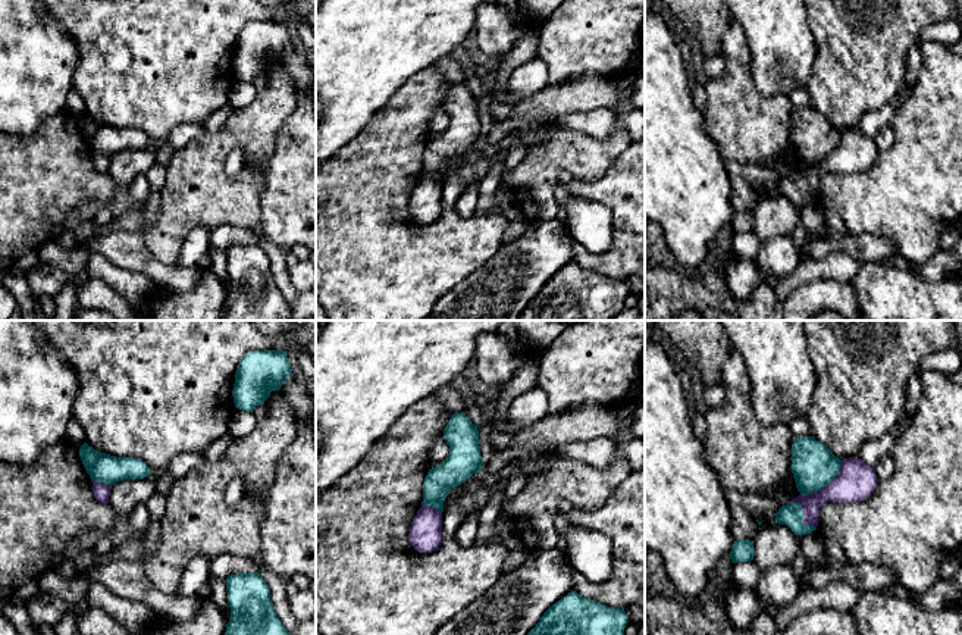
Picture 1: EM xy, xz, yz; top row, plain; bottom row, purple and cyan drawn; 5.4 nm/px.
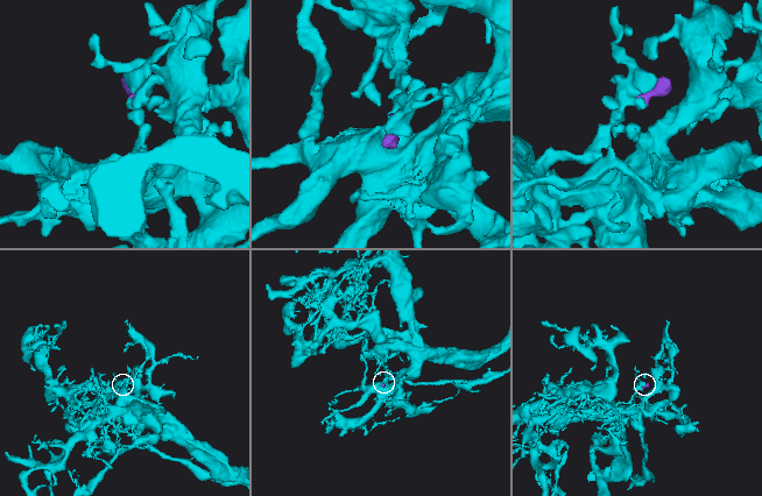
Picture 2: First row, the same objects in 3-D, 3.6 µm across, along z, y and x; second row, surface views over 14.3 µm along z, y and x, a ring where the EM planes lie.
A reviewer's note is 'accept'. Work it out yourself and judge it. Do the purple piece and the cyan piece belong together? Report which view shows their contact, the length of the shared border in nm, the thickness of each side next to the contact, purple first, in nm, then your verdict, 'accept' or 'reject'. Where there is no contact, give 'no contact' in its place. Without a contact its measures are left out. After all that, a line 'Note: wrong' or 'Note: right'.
yz | 300 nm | 200/240 nm | accept
Note: right

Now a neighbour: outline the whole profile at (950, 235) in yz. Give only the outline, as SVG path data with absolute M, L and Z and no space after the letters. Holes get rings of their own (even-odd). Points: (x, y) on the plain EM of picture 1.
M953 226L953 228L947 228L940 238L940 248L946 250L946 251L952 251L955 244L958 243L961 237L959 228Z

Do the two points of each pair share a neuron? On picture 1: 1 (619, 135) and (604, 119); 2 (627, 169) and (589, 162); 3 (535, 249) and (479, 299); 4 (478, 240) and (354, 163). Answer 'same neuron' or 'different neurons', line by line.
1: different neurons
2: different neurons
3: same neuron
4: same neuron

